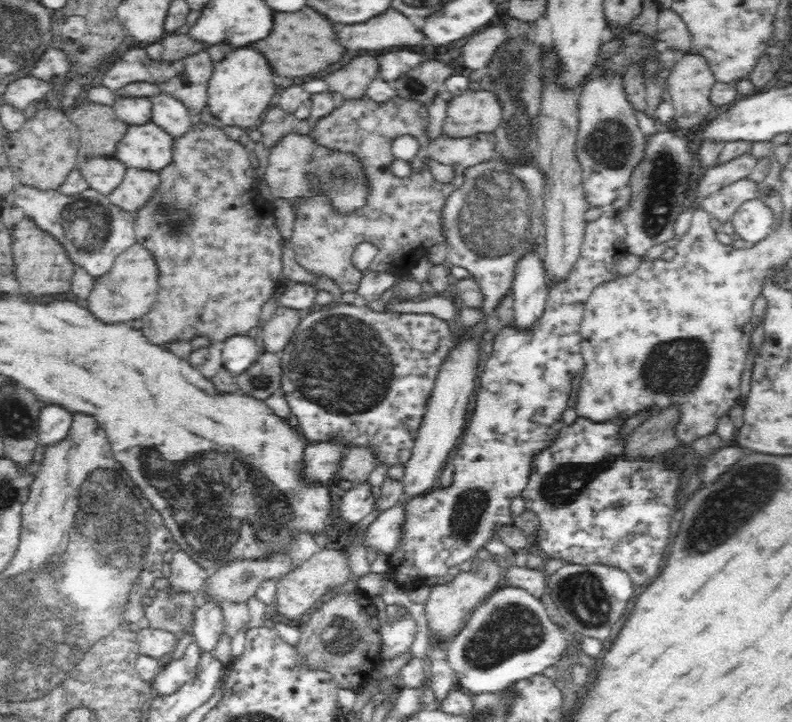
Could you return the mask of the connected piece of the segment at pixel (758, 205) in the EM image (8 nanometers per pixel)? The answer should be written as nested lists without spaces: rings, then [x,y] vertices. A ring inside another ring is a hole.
[[[752,199],[740,206],[730,222],[736,232],[734,237],[757,243],[771,233],[774,226],[774,214],[772,208],[766,206],[762,200]]]

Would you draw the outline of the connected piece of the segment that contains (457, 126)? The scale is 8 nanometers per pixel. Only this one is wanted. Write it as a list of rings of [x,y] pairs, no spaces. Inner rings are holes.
[[[467,90],[448,103],[442,133],[448,138],[494,133],[501,120],[502,108],[492,92]]]

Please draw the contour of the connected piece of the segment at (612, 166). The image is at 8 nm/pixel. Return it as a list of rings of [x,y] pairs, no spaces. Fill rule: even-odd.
[[[598,67],[577,97],[579,127],[575,153],[583,172],[584,196],[594,207],[608,208],[627,193],[632,170],[642,158],[644,134],[626,97],[623,78],[600,78]]]

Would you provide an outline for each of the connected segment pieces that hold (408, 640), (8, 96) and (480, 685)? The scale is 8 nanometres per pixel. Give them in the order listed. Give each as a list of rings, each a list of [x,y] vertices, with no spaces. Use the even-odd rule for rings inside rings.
[[[407,618],[396,619],[390,626],[380,626],[382,650],[380,658],[394,660],[406,650],[410,650],[410,645],[416,638],[416,626],[408,621]],[[390,644],[390,646],[386,646]],[[394,644],[394,646],[392,646]]]
[[[28,74],[6,87],[3,101],[9,106],[23,112],[32,102],[45,101],[46,95],[50,90],[50,83]]]
[[[502,584],[494,591],[480,607],[474,610],[465,627],[442,647],[443,655],[455,672],[456,683],[474,695],[483,693],[498,693],[517,682],[520,678],[530,678],[534,674],[540,674],[548,666],[552,666],[564,656],[564,654],[578,654],[584,652],[591,658],[602,654],[604,644],[601,639],[584,635],[580,644],[576,644],[573,634],[566,628],[556,626],[550,620],[544,604],[538,597],[521,588],[509,587]]]

